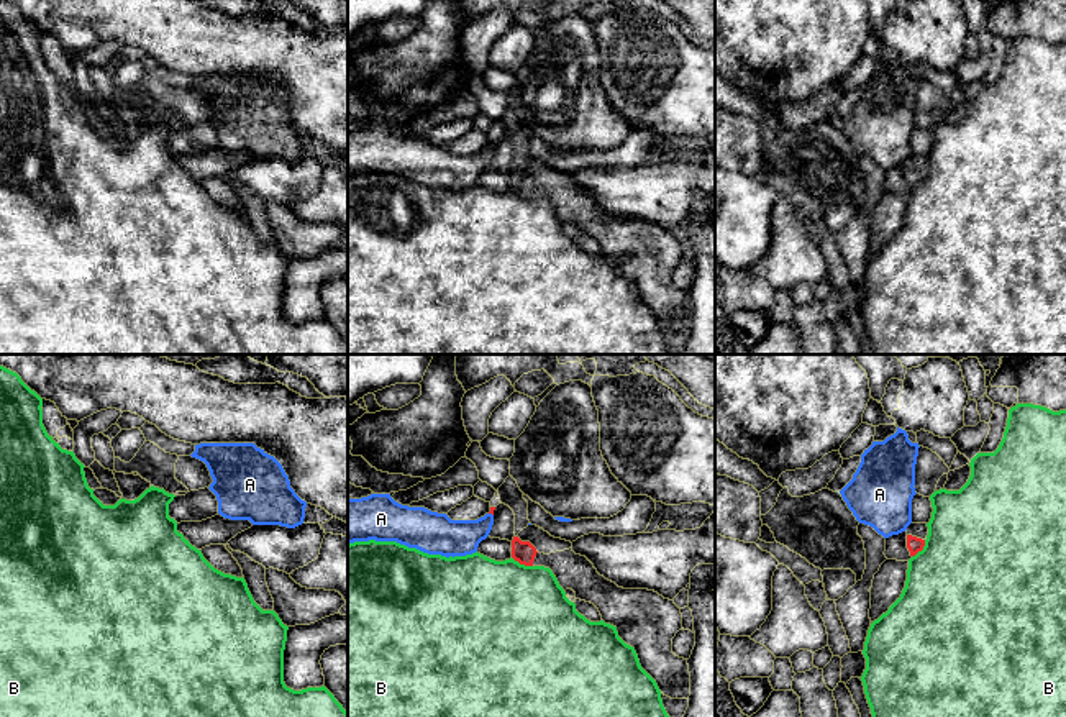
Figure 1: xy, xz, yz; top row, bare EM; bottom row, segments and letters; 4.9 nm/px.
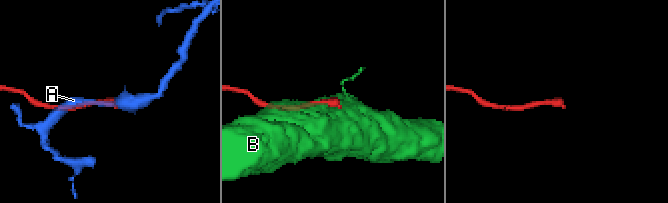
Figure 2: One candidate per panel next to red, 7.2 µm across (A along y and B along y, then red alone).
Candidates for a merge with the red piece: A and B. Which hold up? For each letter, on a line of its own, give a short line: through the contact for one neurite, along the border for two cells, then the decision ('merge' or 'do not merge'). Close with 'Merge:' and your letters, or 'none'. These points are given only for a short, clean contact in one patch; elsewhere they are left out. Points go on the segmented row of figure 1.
A: do not merge
B: do not merge
Merge: none

